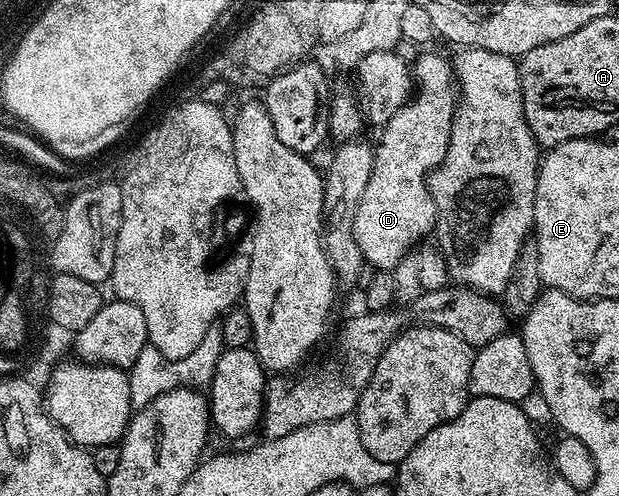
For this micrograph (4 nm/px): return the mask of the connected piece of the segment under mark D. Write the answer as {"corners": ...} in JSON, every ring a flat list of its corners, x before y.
{"corners":[[428,52,425,56,424,53,417,55,414,61,414,84,414,95,409,99,408,103,403,104,403,106,379,129,380,145,377,143,374,148,374,166,370,170,370,182,366,182,366,190,358,202,358,210,354,218,354,238,358,242,358,250,362,250,365,265,371,266,377,270,391,270,395,268,396,263,403,256,409,255,409,253,413,251,412,243,420,239,420,241,423,241,425,239,423,236,426,235,427,232,429,235,436,227,436,203,432,197,432,192,428,189,428,176,446,158,446,150,450,142,452,119,456,113,456,105,458,103,458,85,454,79,451,63,449,63,447,59,444,61,436,52]]}

